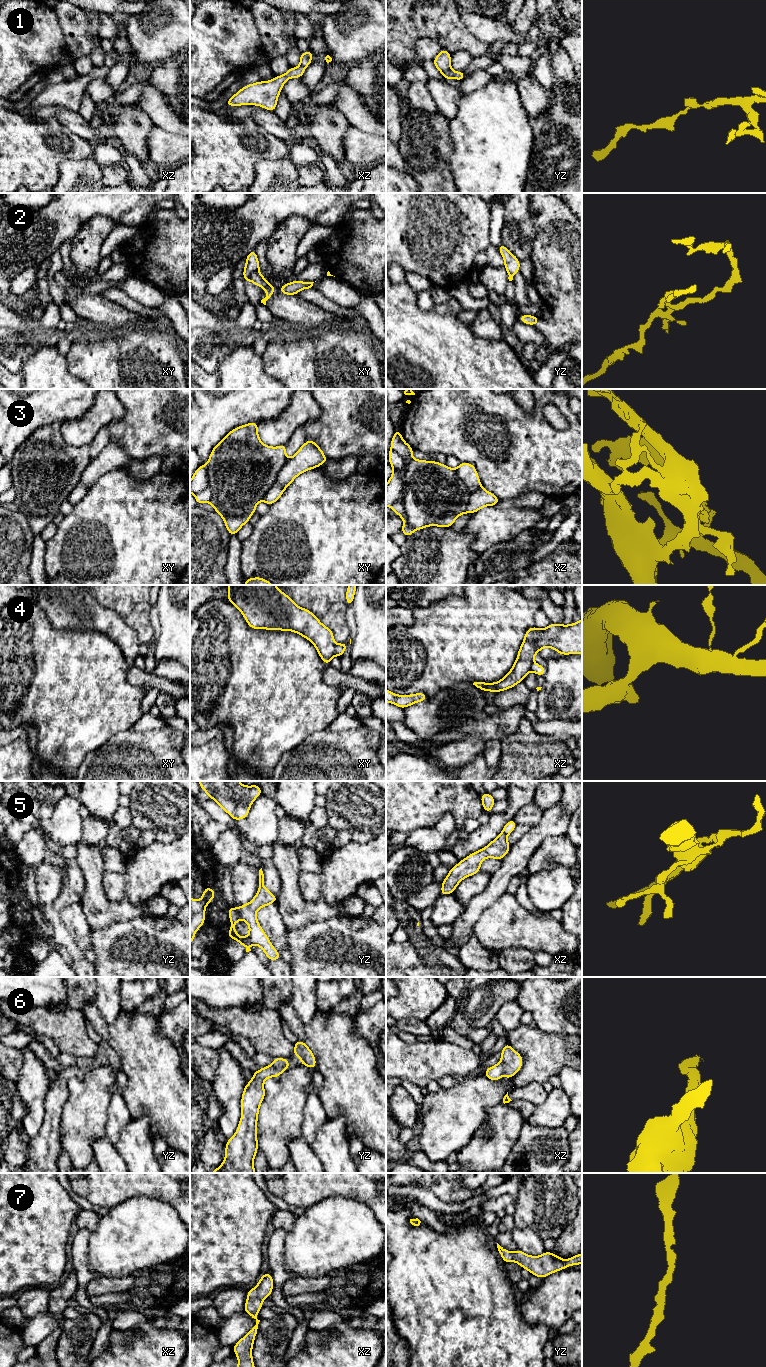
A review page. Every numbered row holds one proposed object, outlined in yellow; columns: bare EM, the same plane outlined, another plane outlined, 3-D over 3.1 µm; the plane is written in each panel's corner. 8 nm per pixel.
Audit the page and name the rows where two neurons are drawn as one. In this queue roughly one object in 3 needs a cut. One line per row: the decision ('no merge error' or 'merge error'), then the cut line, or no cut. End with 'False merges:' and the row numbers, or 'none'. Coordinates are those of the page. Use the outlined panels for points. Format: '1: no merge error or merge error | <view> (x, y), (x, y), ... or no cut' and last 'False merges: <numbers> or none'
1: no merge error | no cut
2: merge error | xy (258, 271), (254, 272), (249, 279)
3: no merge error | no cut
4: merge error | xy (338, 645), (334, 654)
5: no merge error | no cut
6: no merge error | no cut
7: no merge error | no cut
False merges: 2, 4

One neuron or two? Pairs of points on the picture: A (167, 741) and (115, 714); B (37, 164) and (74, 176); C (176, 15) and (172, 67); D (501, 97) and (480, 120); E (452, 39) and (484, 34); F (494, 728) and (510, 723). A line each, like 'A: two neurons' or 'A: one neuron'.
A: two neurons
B: two neurons
C: two neurons
D: one neuron
E: two neurons
F: one neuron

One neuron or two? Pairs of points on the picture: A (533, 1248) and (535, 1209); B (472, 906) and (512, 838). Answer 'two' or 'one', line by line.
A: two
B: two

